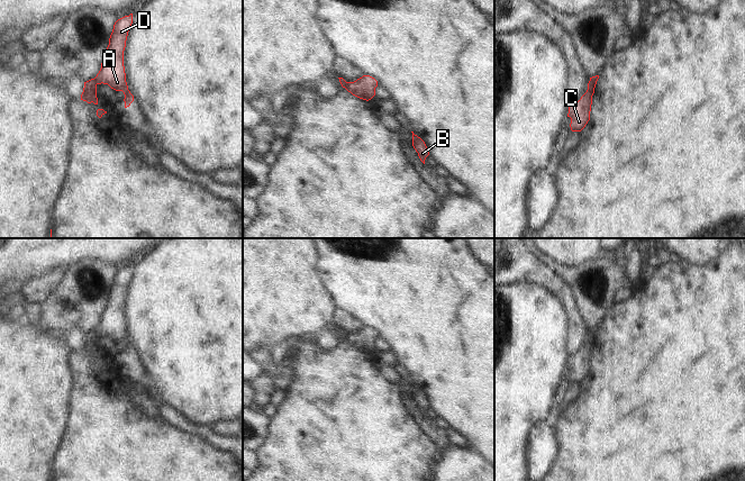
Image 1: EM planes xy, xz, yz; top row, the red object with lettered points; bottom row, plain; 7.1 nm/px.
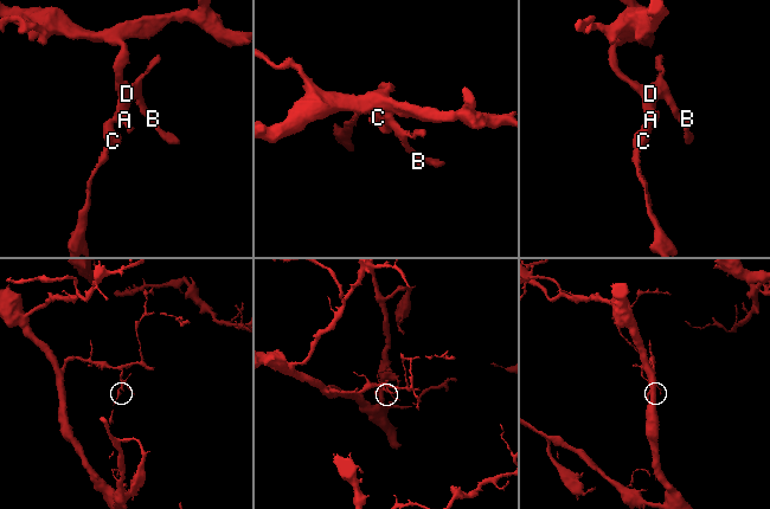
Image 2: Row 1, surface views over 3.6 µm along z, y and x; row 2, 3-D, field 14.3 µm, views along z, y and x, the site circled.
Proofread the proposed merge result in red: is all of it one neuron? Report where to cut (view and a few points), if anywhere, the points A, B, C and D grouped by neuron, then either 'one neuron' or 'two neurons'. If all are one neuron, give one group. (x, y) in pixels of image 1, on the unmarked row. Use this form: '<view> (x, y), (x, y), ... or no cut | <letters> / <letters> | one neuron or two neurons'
xy (92, 330), (97, 335) | A B D / C | two neurons

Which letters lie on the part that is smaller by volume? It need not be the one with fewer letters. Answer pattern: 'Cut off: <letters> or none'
Cut off: C

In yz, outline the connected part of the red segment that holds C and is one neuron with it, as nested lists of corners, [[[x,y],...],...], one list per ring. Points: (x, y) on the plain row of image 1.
[[[590,332],[587,344],[578,354],[570,356],[567,369],[571,370],[570,379],[572,383],[581,383],[590,372],[594,339],[596,336]]]

